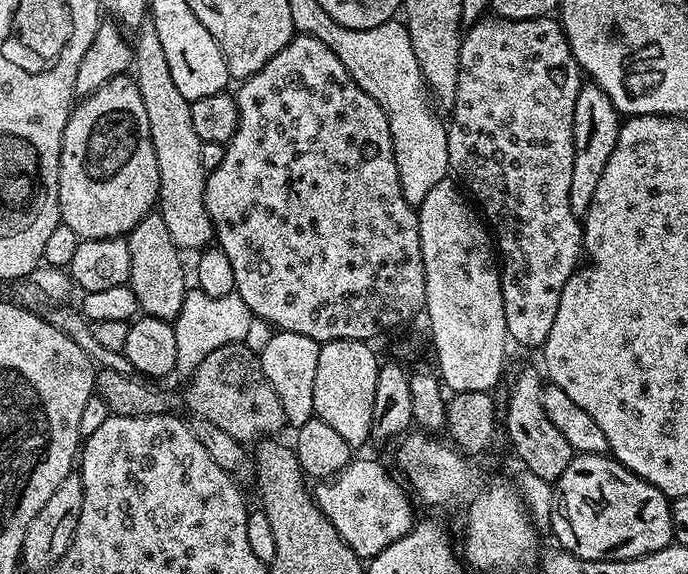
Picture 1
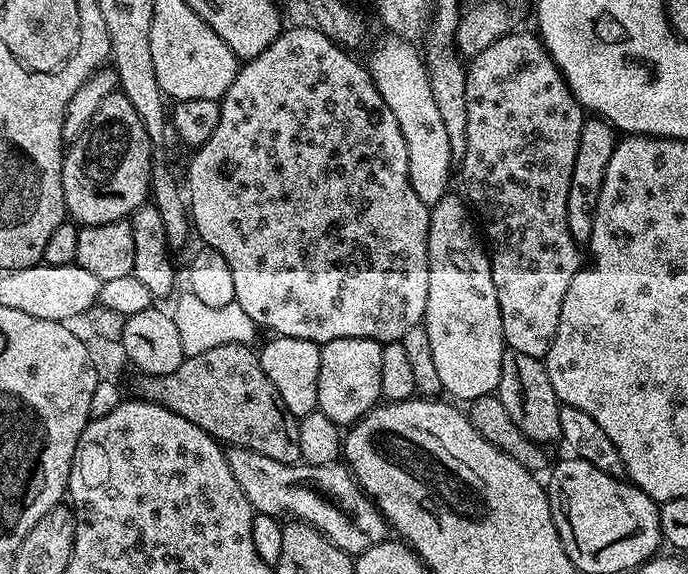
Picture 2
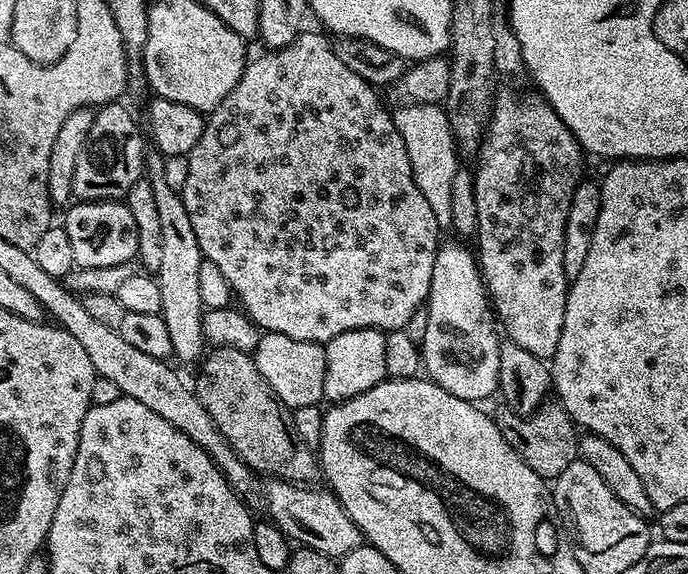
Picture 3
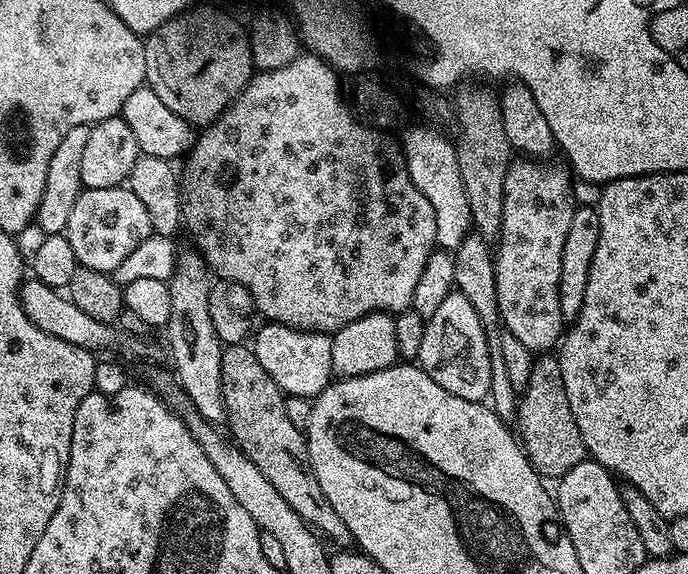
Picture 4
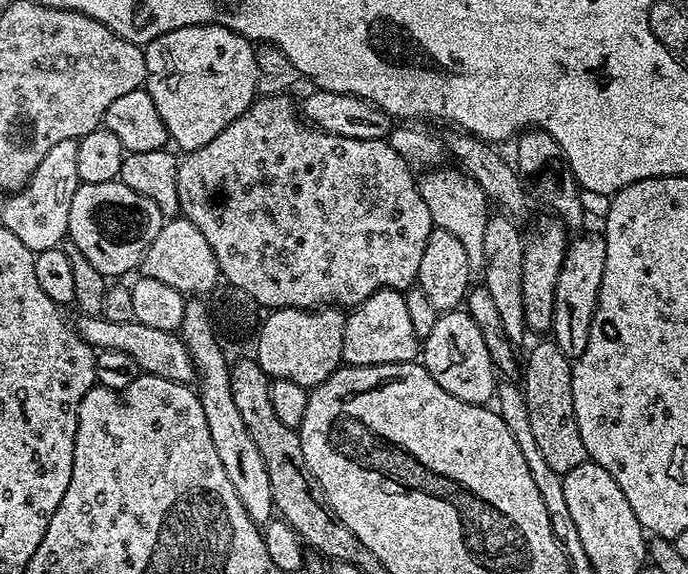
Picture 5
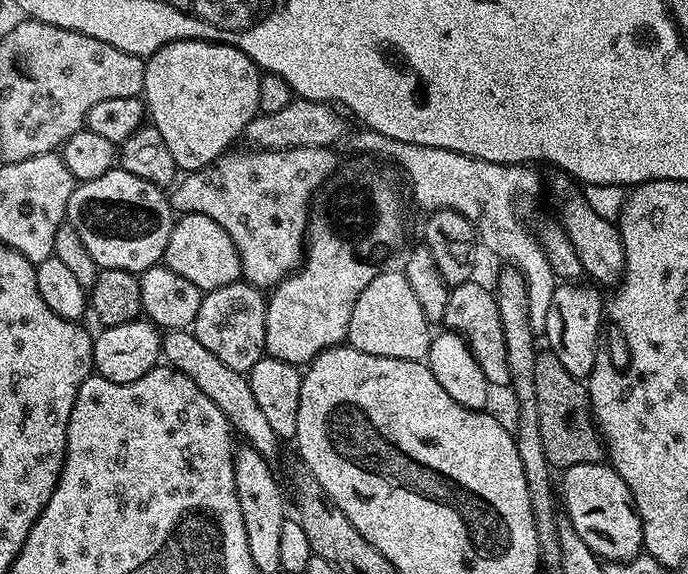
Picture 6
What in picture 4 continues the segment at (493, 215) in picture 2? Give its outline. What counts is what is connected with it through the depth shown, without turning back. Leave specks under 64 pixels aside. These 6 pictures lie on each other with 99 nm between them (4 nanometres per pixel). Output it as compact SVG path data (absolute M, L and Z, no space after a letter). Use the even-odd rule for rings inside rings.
M516 158L508 165L502 198L502 222L494 248L498 310L503 330L514 334L533 354L561 343L566 321L558 302L562 246L578 200L572 197L574 176L563 163Z

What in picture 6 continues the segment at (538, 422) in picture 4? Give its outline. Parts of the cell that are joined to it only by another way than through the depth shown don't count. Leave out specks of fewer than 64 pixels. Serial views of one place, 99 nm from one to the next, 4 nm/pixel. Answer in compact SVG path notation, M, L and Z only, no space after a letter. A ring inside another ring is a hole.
M547 350L541 351L534 362L534 381L537 391L538 422L541 424L542 446L545 448L545 457L553 469L563 470L570 466L583 464L599 464L605 459L606 449L592 418L592 403L588 400L588 389L581 381L576 380L554 354Z

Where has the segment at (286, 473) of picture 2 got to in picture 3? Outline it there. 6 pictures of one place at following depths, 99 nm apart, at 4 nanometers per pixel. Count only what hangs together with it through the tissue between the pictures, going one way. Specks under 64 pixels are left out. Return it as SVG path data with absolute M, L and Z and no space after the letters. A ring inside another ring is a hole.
M271 478L265 479L263 484L264 504L272 515L269 516L271 521L284 532L285 536L293 541L300 540L296 542L303 547L313 548L323 556L339 558L354 550L362 542L359 526L352 521L350 514L346 514L346 510L331 490Z

